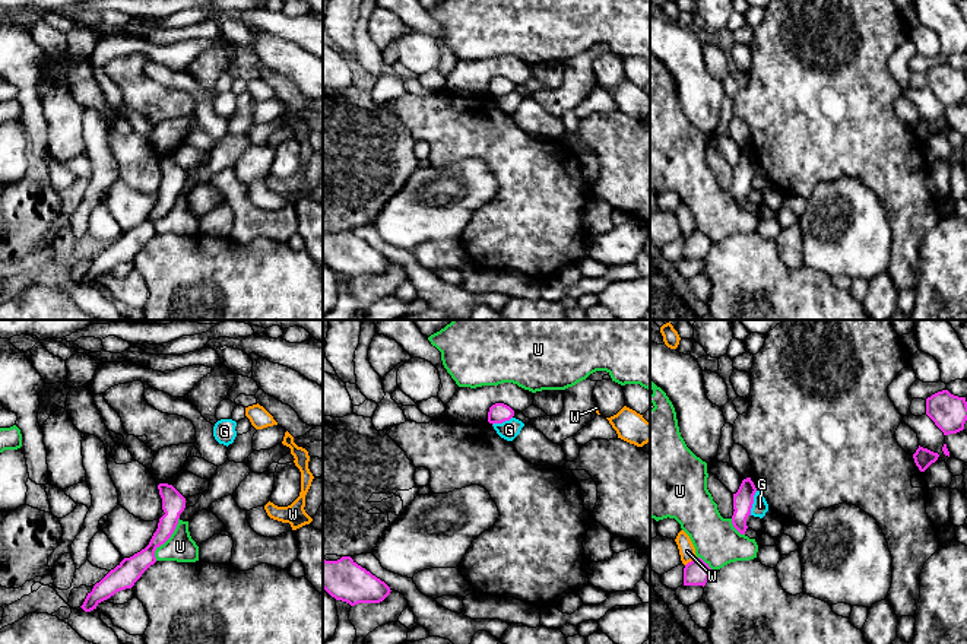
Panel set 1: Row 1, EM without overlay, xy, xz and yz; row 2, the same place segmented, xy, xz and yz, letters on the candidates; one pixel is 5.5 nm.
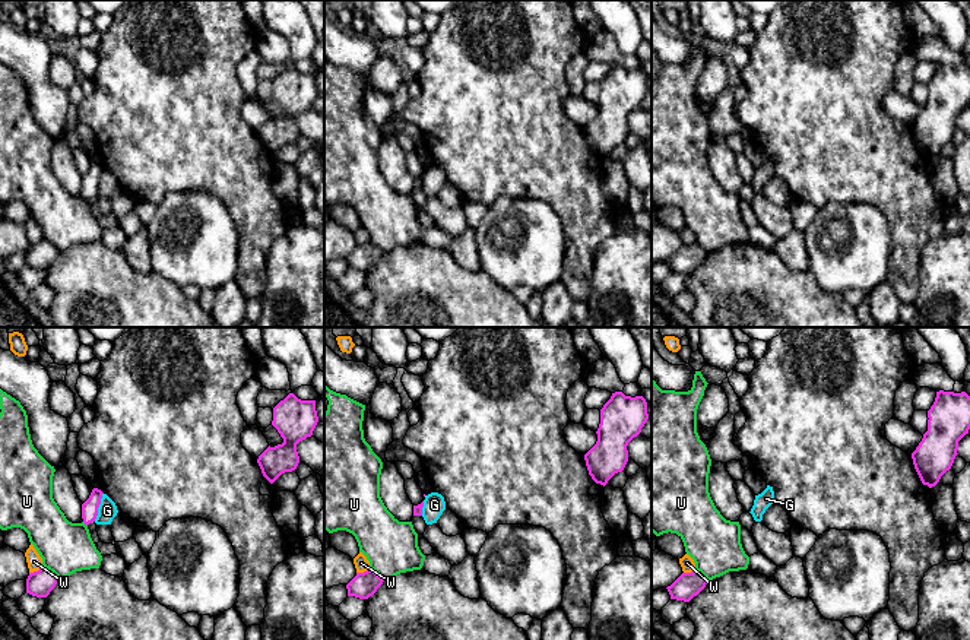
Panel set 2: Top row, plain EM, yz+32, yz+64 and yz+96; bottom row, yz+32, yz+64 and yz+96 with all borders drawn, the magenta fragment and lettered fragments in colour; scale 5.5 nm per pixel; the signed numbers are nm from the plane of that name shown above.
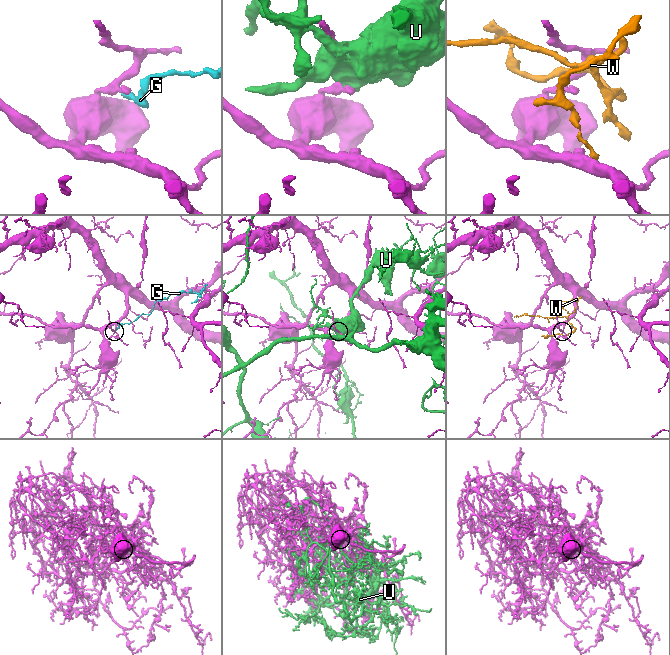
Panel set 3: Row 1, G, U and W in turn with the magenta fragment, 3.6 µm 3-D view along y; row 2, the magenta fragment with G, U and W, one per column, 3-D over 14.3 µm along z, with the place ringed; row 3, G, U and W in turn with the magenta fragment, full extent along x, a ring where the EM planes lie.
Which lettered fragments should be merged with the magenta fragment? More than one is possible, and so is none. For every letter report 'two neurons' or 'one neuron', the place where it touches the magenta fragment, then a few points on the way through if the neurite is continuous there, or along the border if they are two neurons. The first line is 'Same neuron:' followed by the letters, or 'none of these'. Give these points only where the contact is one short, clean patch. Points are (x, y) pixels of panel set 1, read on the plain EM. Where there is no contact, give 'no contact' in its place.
Same neuron: none of these
G: two neurons; meets magenta in yz at (753, 175); border along yz (757, 162), (750, 187)
U: two neurons; meets magenta in xy at (167, 212)
W: two neurons; meets magenta in yz at (691, 234); border along yz (696, 228), (685, 238)

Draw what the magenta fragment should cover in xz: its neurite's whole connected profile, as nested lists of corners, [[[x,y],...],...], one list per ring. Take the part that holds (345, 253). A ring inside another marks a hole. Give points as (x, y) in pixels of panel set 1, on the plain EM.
[[[351,229],[337,234],[323,232],[323,261],[336,273],[355,279],[380,276],[390,267],[390,260],[358,238]]]

